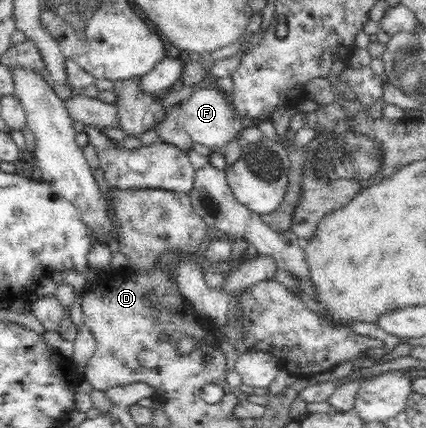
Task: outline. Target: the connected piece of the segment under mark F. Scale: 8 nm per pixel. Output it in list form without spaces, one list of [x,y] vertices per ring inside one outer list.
[[[219,89],[193,91],[181,109],[185,130],[193,142],[215,150],[225,148],[235,138],[238,121]]]

